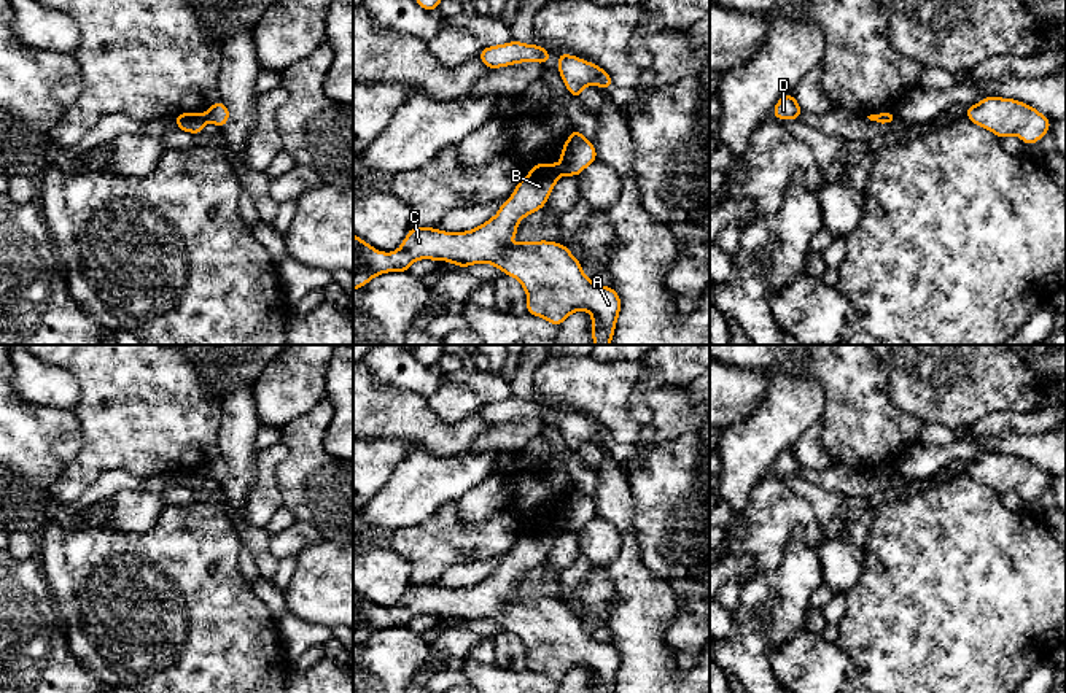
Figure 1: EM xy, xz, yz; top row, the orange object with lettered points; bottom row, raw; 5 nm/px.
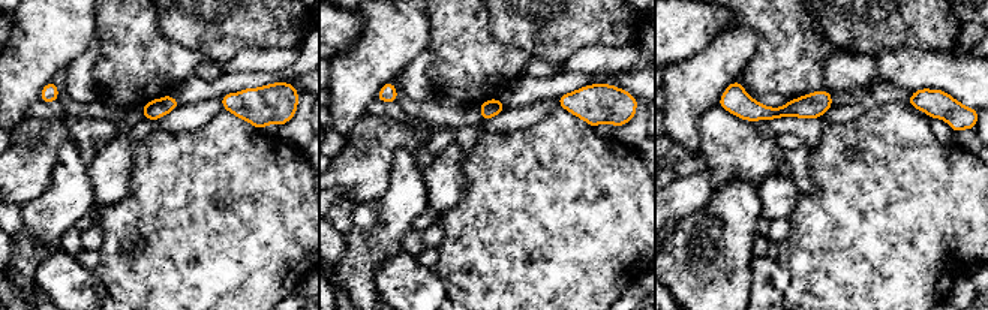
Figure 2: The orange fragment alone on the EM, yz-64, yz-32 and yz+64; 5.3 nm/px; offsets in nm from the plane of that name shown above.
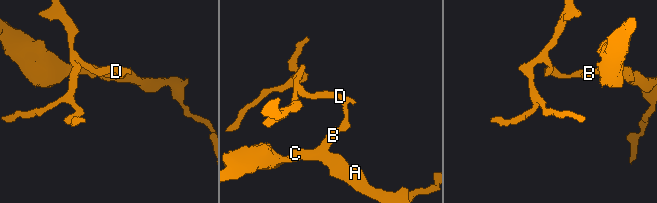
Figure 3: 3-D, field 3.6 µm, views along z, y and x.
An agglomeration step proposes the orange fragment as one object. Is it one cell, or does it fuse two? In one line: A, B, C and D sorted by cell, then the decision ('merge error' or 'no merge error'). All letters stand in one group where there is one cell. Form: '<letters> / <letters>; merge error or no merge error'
A B C / D; merge error

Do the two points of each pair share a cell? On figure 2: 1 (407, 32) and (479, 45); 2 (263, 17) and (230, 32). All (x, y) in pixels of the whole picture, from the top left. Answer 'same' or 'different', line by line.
1: different
2: same

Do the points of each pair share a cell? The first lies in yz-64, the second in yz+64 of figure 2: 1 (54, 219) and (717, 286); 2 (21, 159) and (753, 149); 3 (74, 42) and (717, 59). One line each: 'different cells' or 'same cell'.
1: same cell
2: same cell
3: same cell

